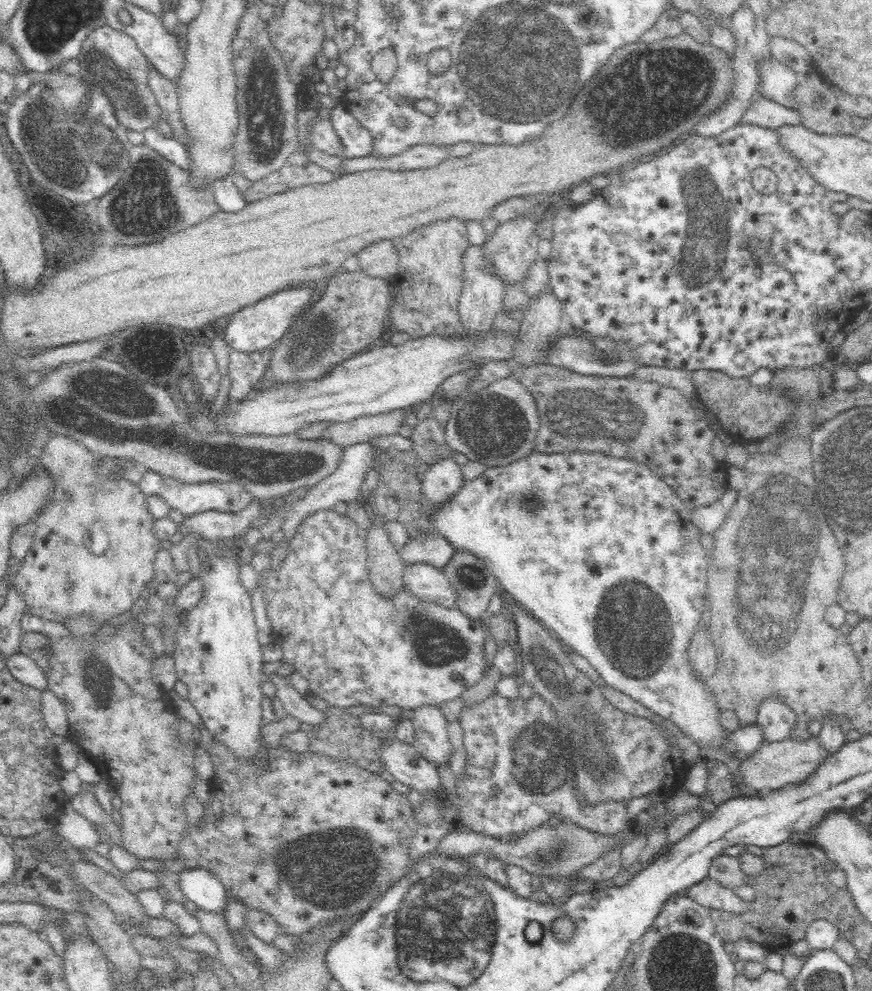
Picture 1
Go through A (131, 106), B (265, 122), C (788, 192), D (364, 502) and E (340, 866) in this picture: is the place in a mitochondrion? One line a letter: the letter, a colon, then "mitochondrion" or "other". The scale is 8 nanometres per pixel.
A: mitochondrion
B: mitochondrion
C: other
D: other
E: mitochondrion

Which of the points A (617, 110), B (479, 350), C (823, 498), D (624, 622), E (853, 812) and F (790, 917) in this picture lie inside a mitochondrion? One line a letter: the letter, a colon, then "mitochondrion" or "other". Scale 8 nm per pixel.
A: mitochondrion
B: other
C: mitochondrion
D: mitochondrion
E: other
F: other

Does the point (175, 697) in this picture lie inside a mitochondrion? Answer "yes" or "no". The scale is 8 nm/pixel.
no

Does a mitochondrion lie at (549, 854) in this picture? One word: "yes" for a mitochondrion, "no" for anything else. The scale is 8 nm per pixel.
yes

